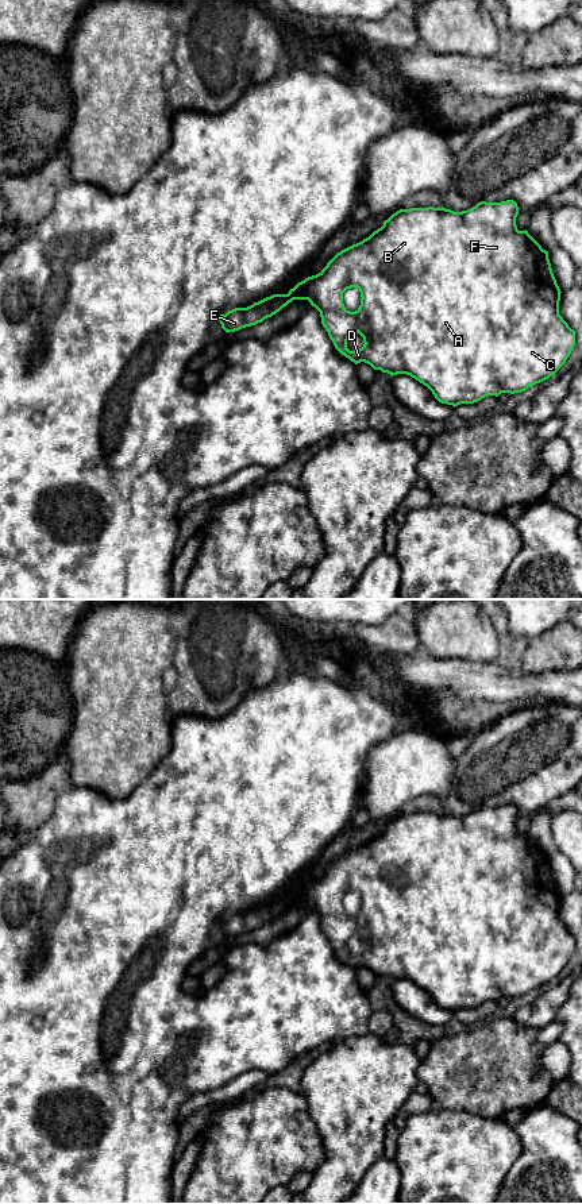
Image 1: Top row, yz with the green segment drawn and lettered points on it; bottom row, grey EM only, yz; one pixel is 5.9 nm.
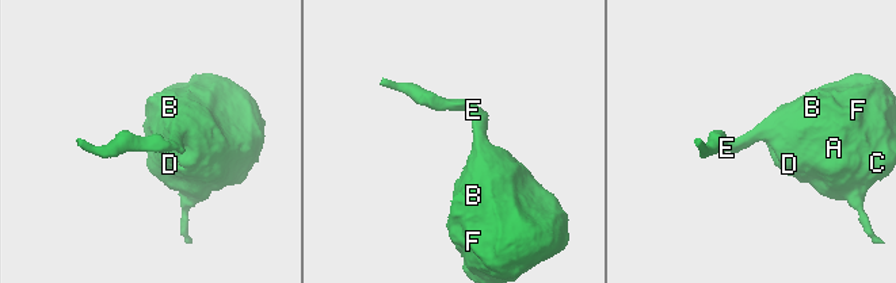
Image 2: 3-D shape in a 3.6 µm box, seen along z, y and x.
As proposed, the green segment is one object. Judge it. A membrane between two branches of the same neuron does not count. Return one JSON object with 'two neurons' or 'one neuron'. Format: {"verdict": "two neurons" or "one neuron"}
{"verdict": "one neuron"}

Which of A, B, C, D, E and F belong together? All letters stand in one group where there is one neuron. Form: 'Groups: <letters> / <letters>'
Groups: A B C D E F

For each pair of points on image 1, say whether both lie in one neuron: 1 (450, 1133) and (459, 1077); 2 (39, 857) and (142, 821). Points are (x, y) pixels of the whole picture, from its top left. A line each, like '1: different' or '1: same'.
1: different
2: same

